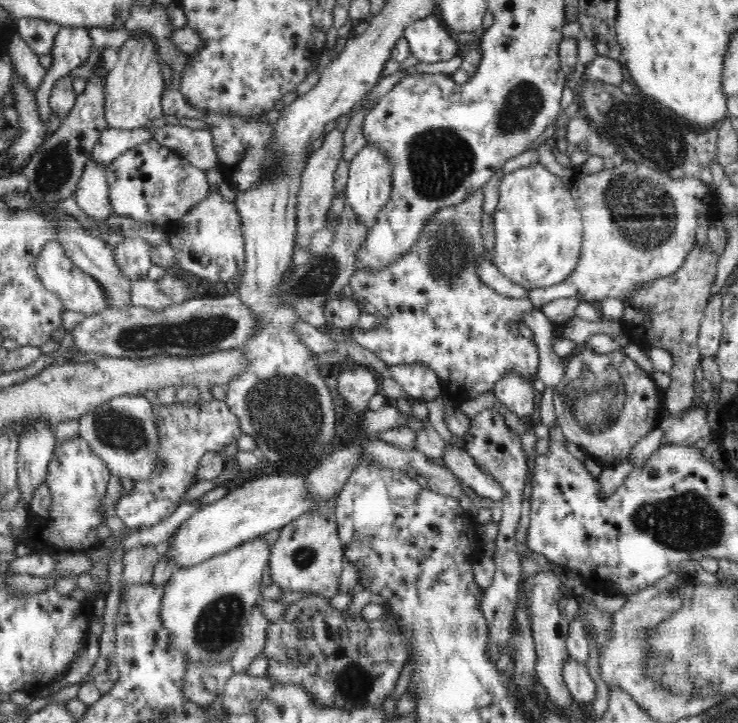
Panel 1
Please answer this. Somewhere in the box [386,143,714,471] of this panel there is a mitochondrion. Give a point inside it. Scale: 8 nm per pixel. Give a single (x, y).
(641, 207)

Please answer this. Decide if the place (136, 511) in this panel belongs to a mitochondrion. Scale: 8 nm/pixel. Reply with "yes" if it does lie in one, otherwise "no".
no

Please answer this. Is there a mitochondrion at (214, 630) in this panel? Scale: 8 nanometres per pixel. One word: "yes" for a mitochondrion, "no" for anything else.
yes

